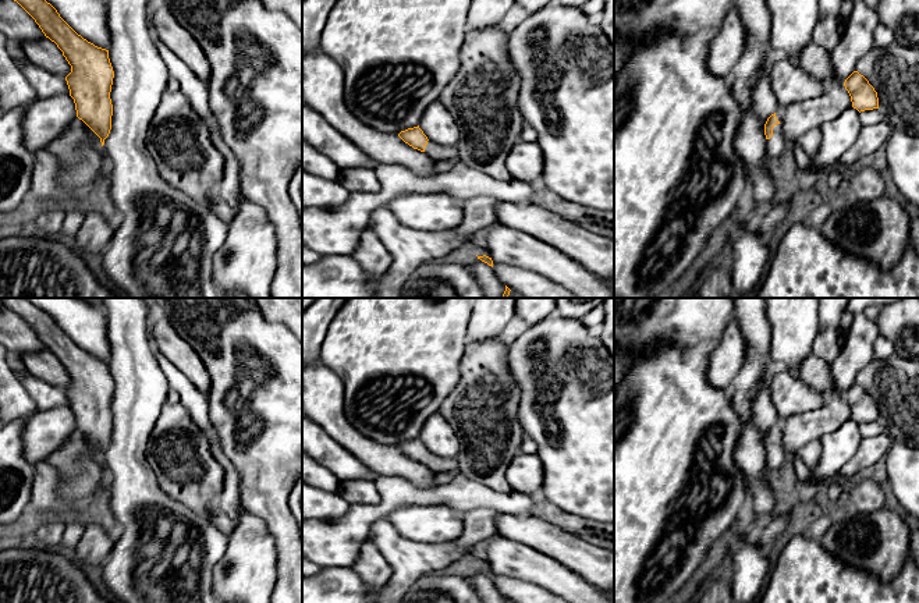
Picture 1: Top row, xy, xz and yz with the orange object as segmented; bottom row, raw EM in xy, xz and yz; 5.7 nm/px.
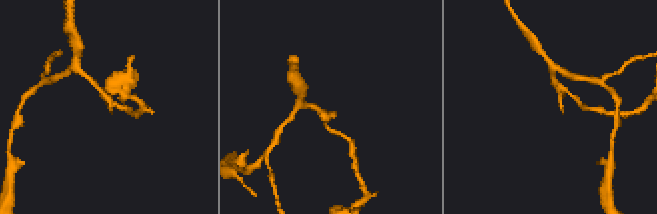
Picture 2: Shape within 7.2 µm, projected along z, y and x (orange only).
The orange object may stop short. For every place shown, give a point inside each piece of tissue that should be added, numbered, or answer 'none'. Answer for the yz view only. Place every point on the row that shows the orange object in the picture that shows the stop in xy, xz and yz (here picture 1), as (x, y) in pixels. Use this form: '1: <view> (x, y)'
1: yz (776, 145)

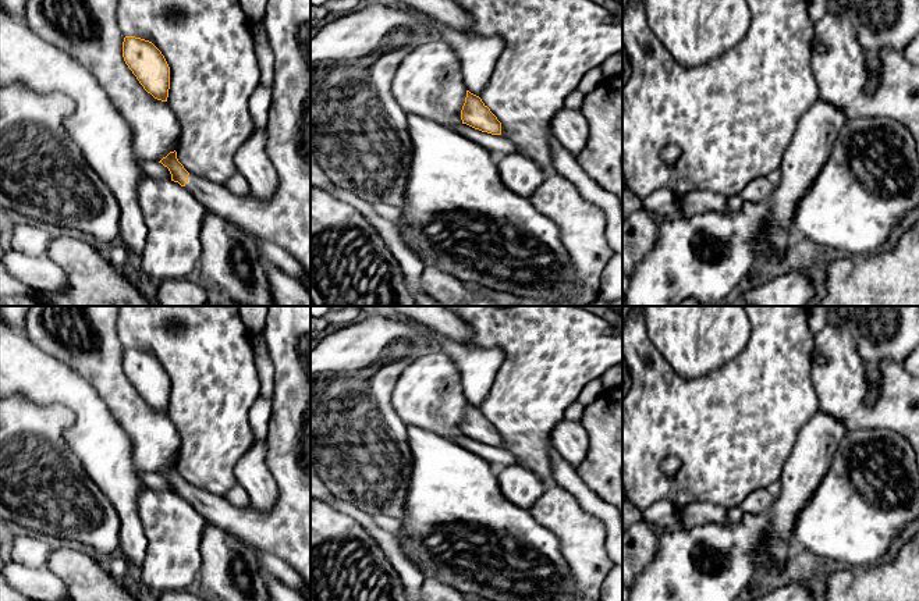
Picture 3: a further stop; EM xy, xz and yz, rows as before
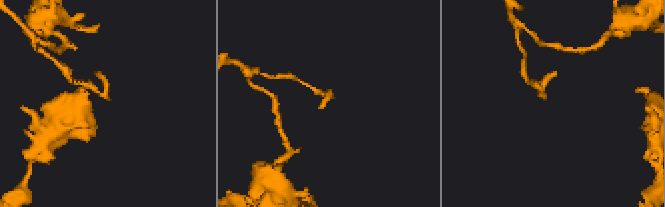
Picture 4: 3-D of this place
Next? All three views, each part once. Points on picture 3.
1: xy (284, 219)

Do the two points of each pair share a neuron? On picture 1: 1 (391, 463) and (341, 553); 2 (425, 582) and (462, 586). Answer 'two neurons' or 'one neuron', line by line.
1: two neurons
2: one neuron

